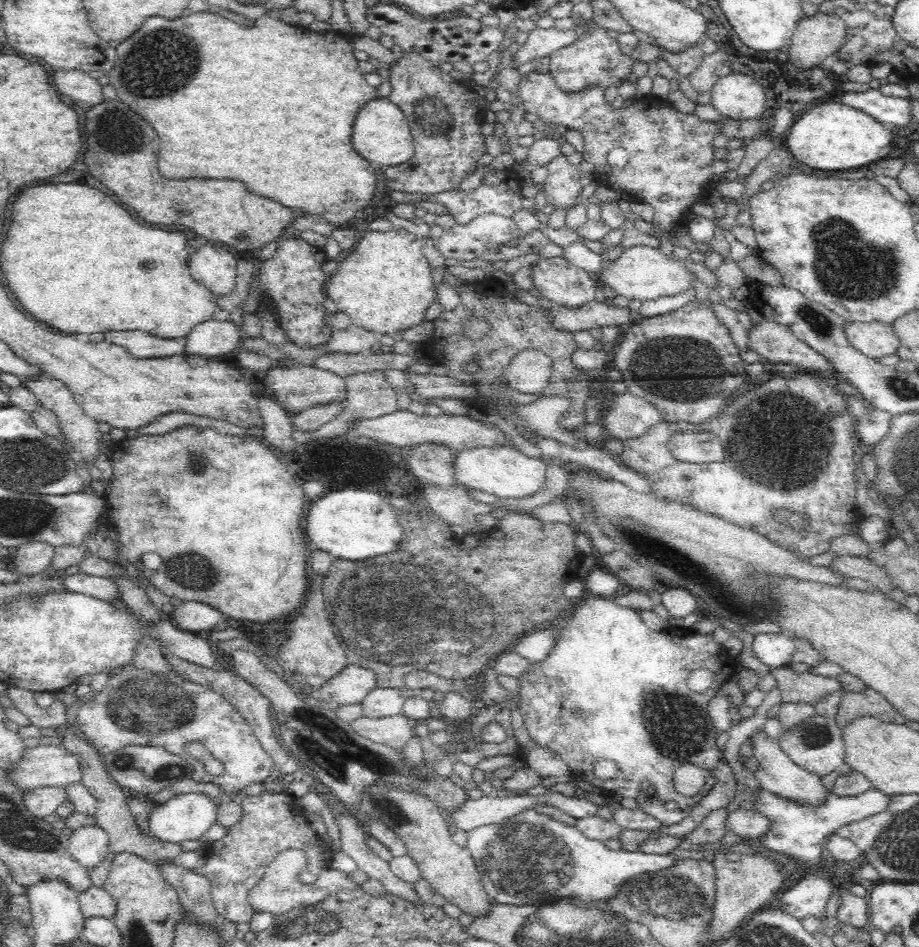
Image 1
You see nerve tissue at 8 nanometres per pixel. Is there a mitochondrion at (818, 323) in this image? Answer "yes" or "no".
yes

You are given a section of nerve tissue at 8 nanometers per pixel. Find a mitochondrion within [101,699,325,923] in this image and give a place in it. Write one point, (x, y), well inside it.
(167, 772)

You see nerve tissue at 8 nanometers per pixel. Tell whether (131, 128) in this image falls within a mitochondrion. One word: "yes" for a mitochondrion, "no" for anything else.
yes

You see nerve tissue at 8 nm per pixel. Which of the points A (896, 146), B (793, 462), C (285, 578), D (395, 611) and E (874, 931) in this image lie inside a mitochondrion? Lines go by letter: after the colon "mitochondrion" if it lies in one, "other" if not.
A: other
B: mitochondrion
C: other
D: mitochondrion
E: other

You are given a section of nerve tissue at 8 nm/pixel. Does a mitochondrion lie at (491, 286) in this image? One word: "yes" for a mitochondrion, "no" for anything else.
no

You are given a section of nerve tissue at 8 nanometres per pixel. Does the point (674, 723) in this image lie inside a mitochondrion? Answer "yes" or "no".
yes

